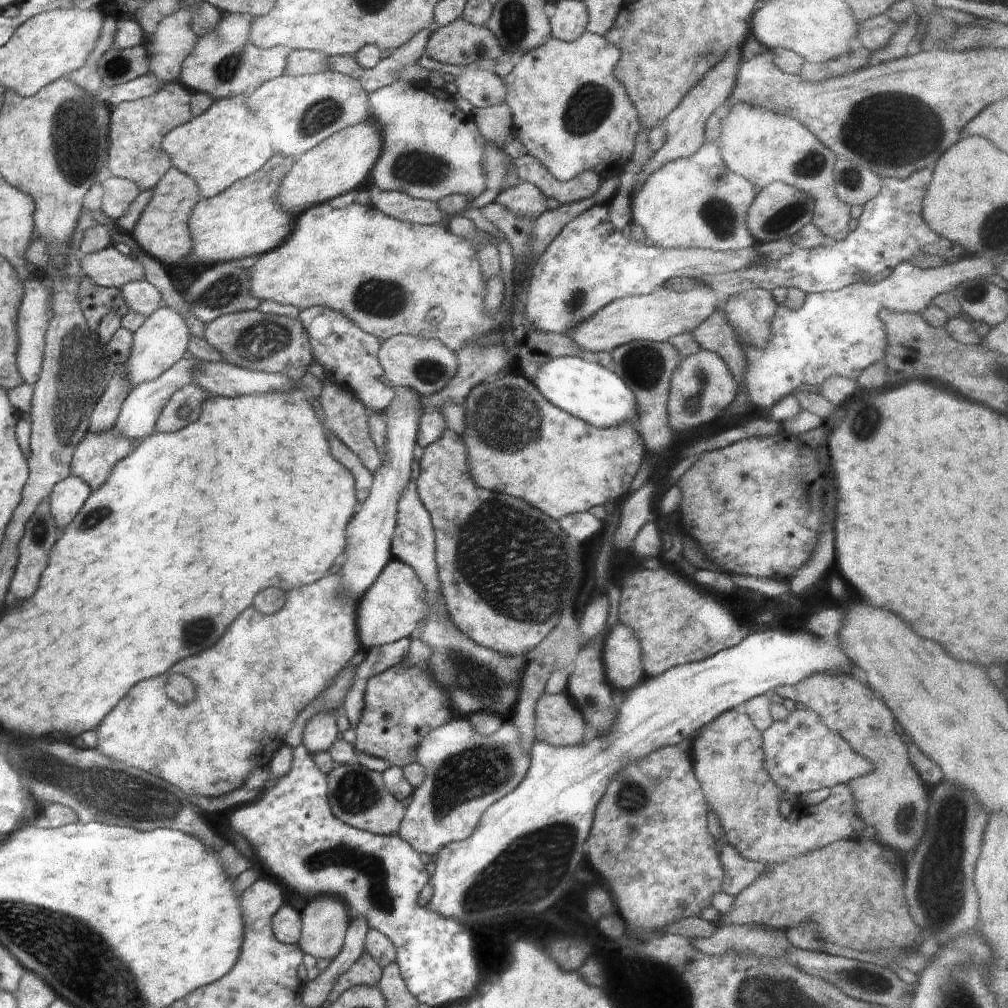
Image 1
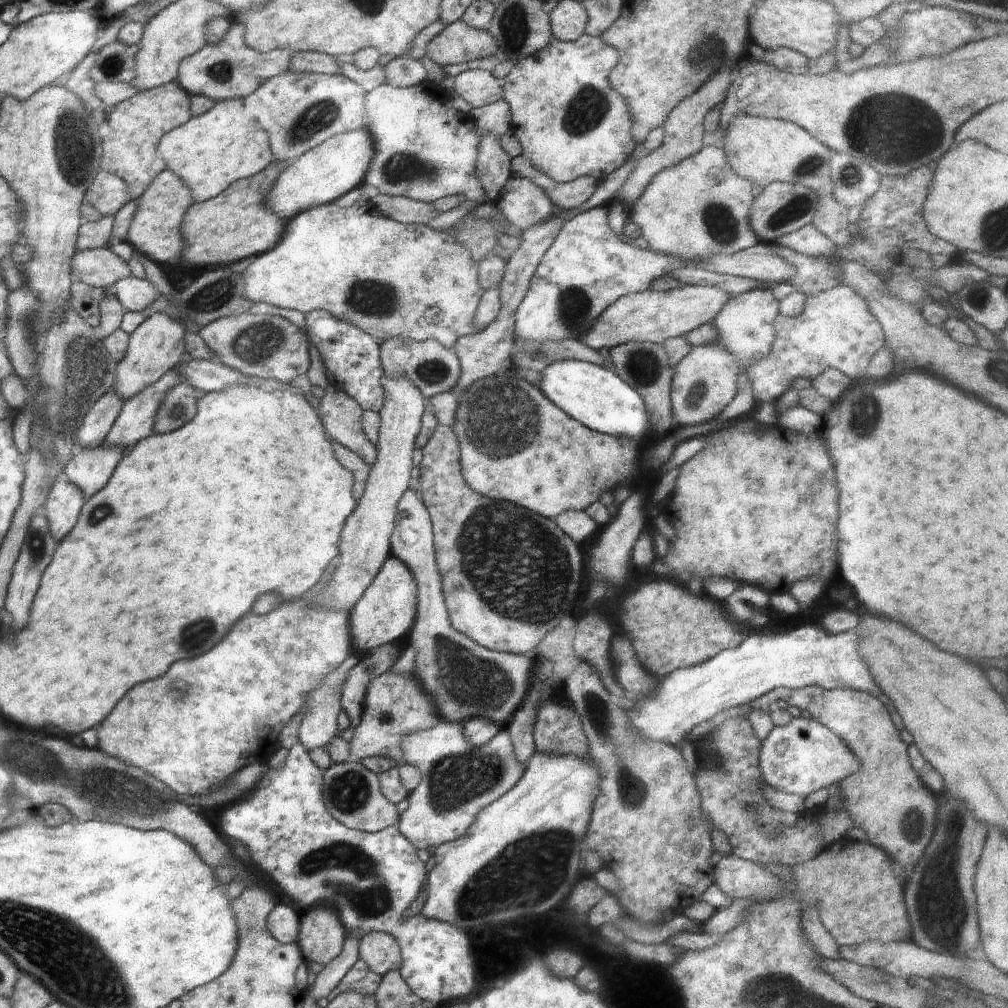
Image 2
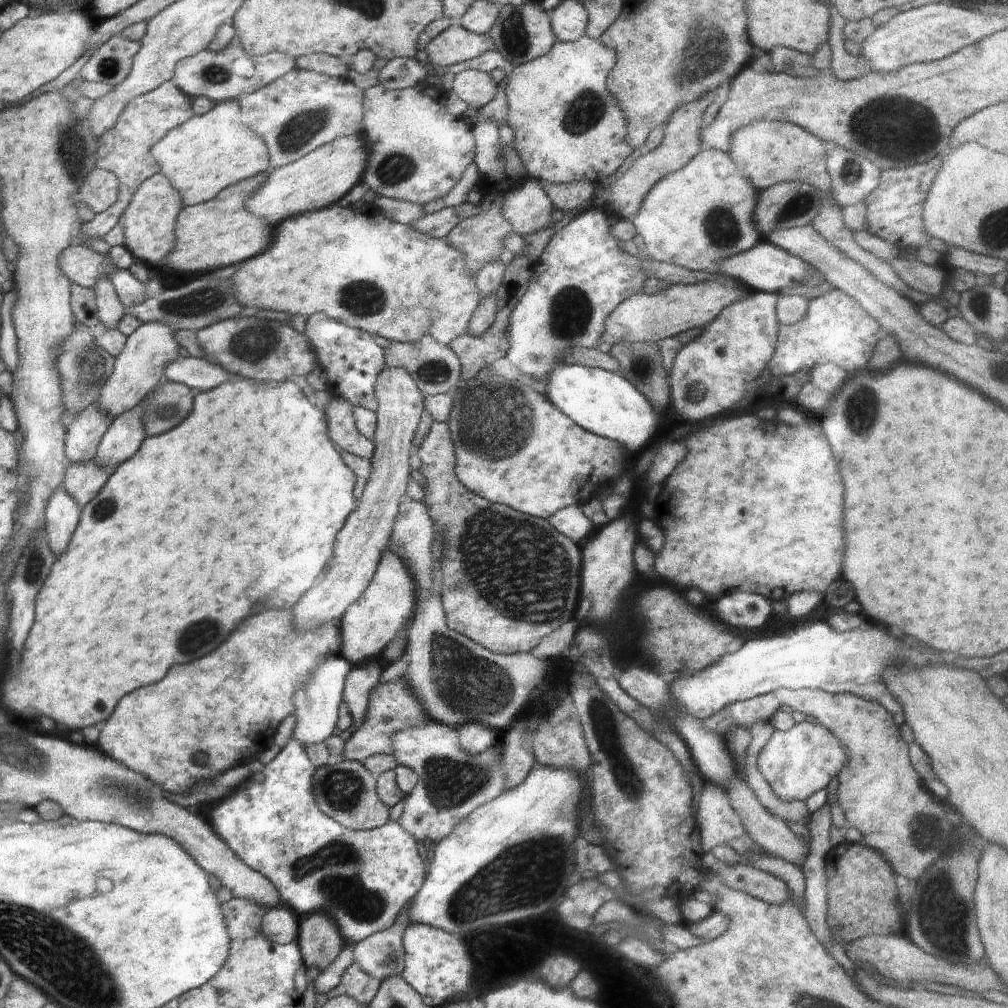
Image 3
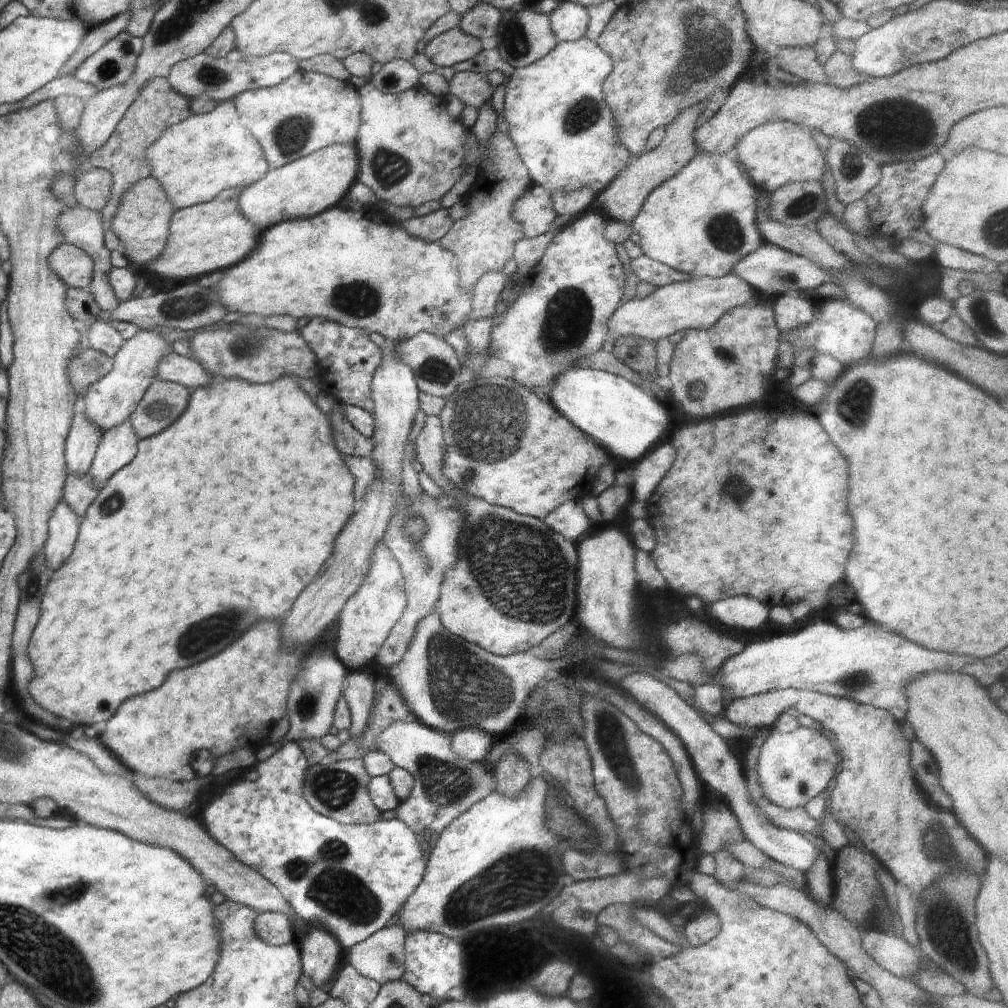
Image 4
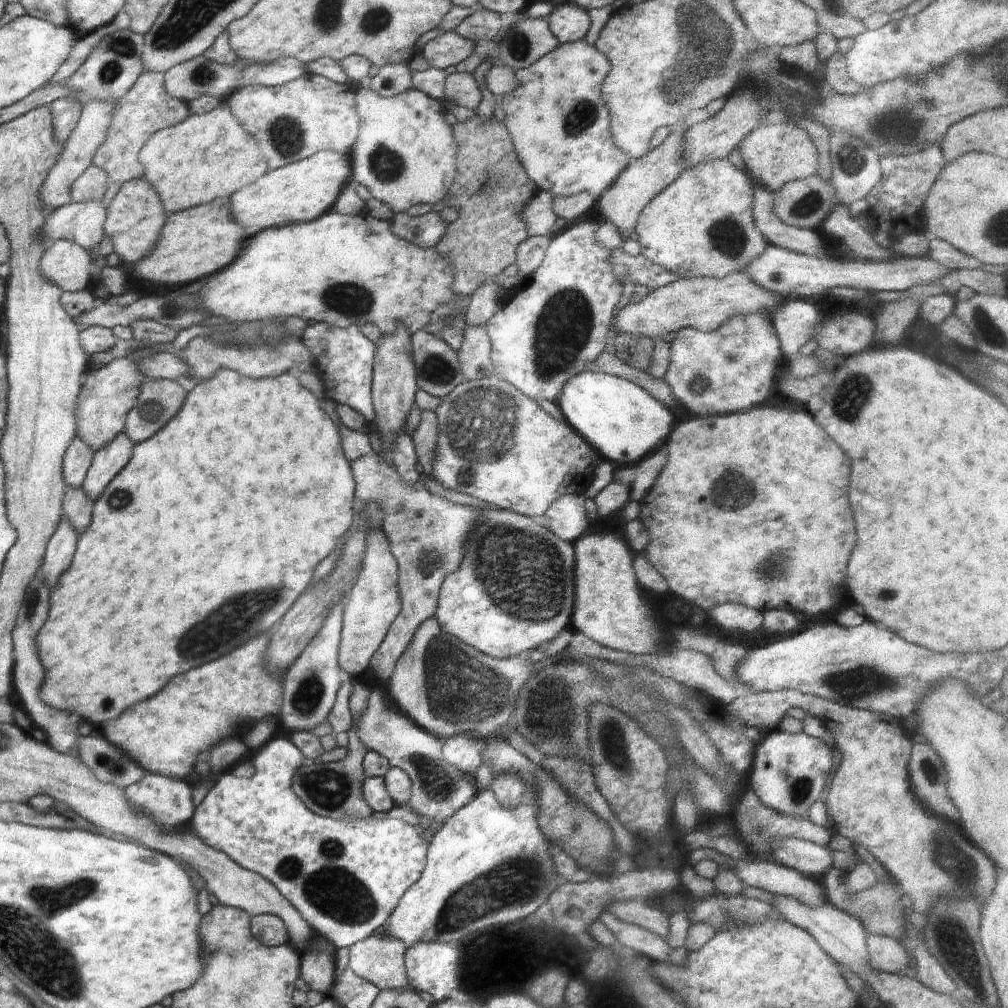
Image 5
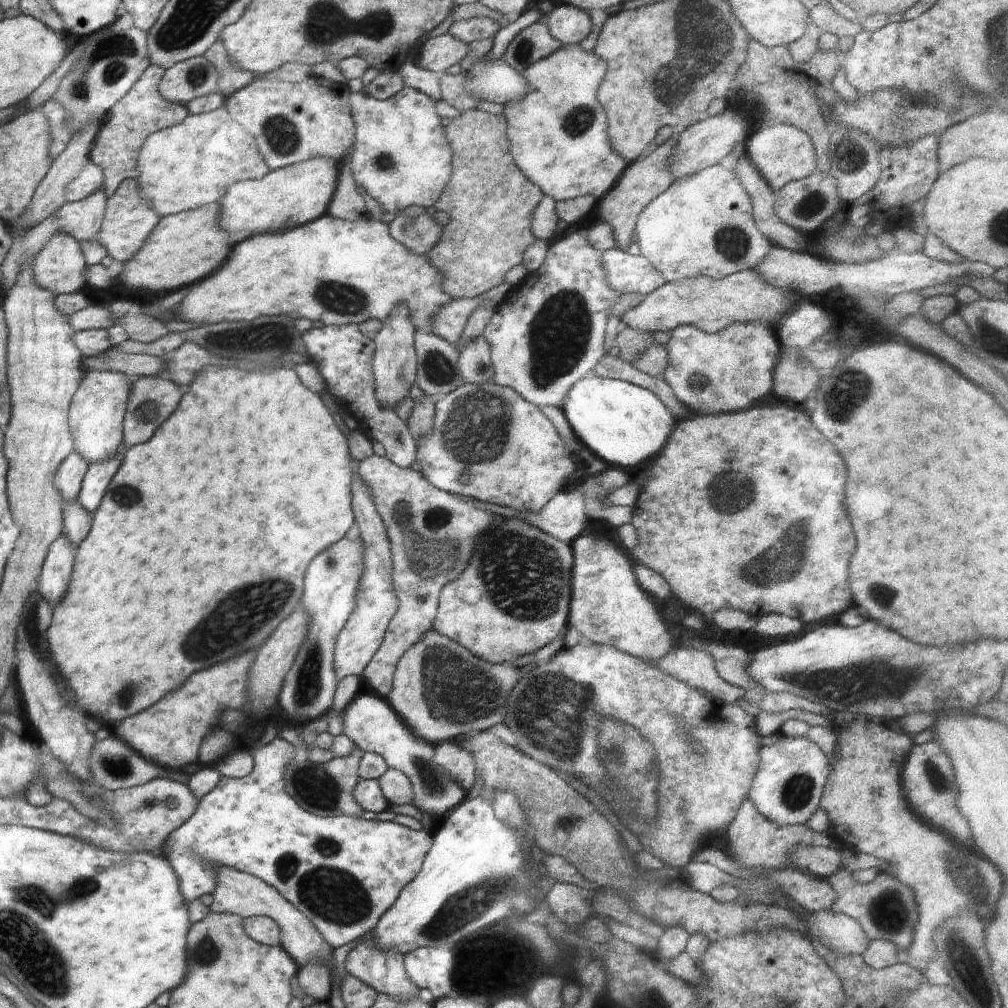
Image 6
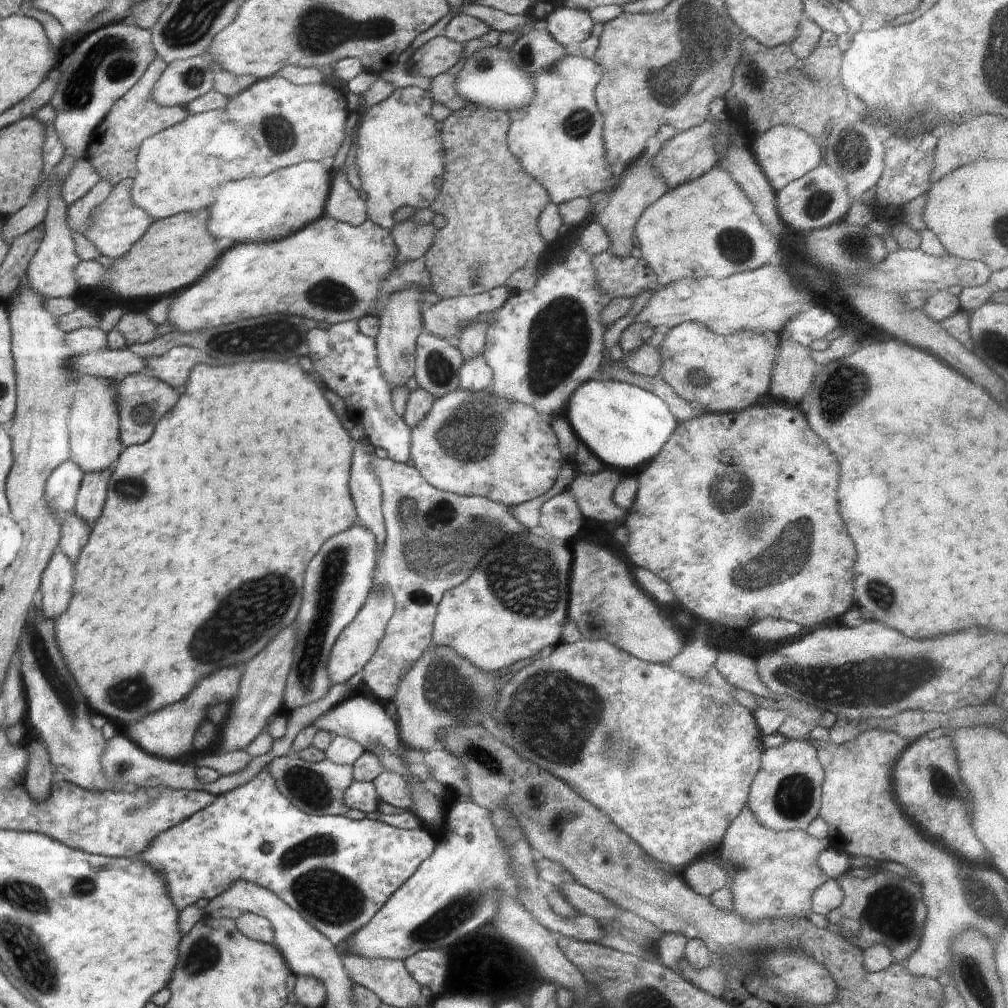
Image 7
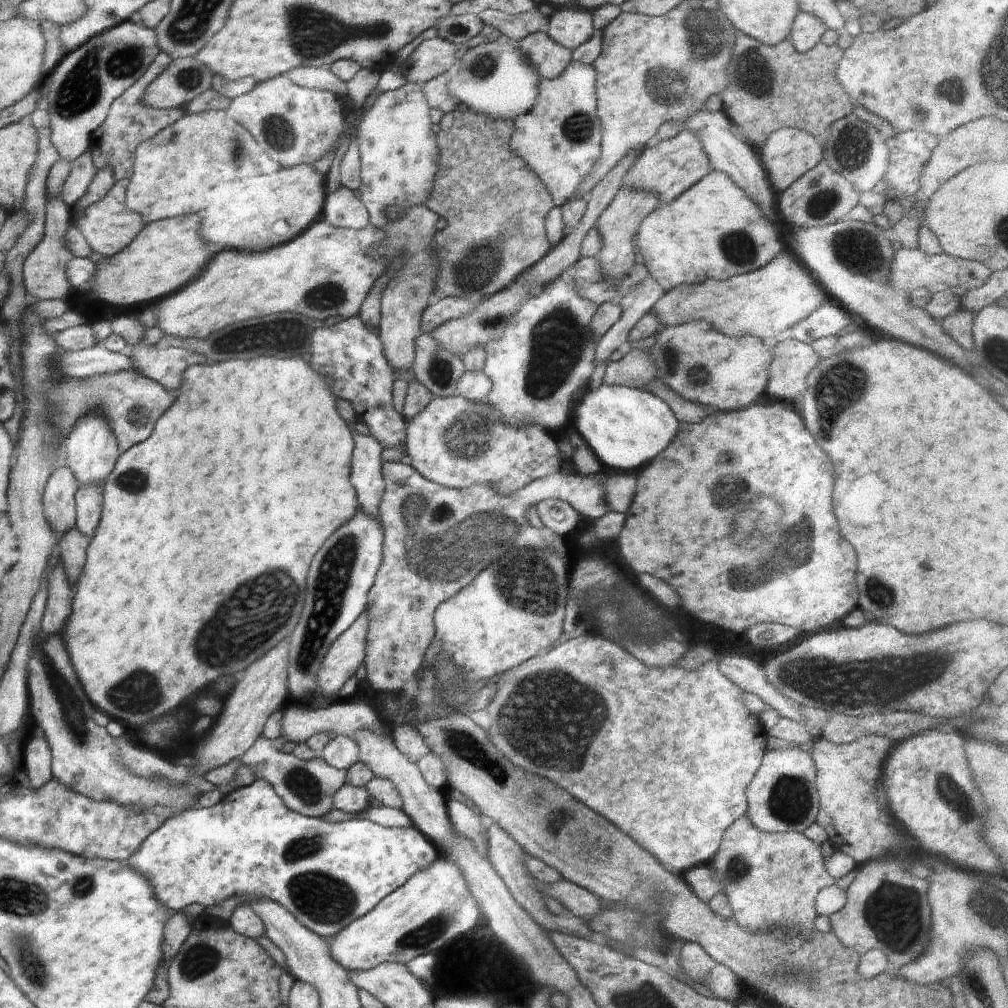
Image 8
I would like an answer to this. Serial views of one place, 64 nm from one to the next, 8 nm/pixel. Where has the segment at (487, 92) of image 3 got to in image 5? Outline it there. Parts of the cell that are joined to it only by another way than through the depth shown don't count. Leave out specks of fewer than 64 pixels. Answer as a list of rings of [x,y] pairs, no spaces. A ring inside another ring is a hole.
[[[454,72],[445,78],[445,102],[476,110],[481,94],[473,73]]]

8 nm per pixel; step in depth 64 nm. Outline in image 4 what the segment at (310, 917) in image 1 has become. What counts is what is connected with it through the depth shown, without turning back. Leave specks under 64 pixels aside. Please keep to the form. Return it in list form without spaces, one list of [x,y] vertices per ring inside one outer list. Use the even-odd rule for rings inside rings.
[[[309,926],[298,943],[303,974],[323,988],[342,956],[342,946],[324,927]]]

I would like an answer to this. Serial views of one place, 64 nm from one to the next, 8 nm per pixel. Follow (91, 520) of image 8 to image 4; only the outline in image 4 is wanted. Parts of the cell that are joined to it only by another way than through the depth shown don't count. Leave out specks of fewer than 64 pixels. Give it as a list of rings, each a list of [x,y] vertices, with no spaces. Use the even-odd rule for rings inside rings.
[[[131,418],[108,430],[98,443],[93,461],[87,470],[95,478],[99,488],[122,467],[125,467],[136,456],[138,435],[132,426]]]

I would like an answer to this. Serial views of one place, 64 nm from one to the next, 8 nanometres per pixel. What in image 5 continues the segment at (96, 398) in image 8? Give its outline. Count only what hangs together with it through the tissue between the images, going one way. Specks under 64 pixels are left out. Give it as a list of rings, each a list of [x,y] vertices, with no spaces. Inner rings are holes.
[[[168,379],[144,380],[138,402],[126,418],[124,434],[134,443],[154,436],[169,420],[176,416],[184,404],[188,386]]]

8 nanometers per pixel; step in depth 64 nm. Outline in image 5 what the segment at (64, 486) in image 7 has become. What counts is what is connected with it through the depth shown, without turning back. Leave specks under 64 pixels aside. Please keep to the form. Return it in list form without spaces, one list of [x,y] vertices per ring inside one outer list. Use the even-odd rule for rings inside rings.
[[[77,430],[76,438],[72,440],[66,452],[66,458],[63,460],[63,475],[67,486],[74,488],[81,486],[94,453],[95,450],[79,436],[79,430]]]

